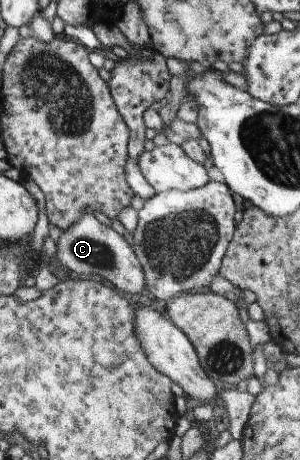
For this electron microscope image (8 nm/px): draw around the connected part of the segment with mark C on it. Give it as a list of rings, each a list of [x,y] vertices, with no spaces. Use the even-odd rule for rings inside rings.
[[[84,213],[72,227],[61,232],[53,257],[56,263],[70,271],[84,275],[96,274],[106,279],[119,289],[143,298],[147,292],[144,288],[144,273],[132,251],[130,242],[112,230],[110,225],[97,215]]]

